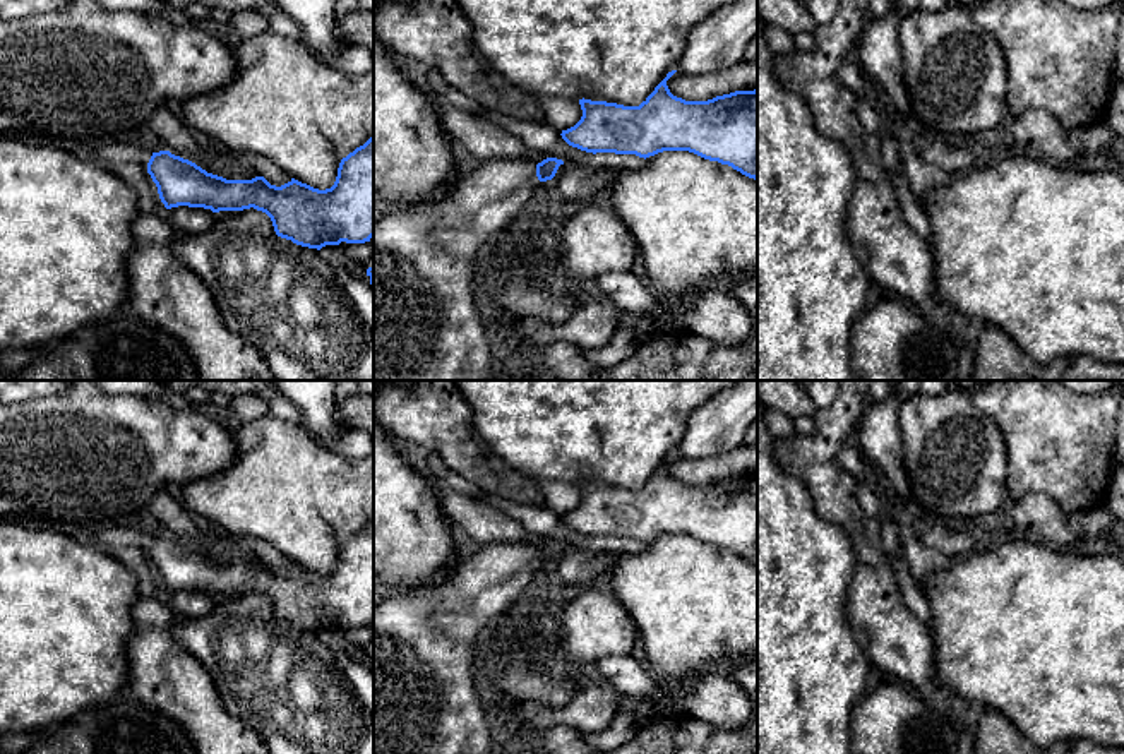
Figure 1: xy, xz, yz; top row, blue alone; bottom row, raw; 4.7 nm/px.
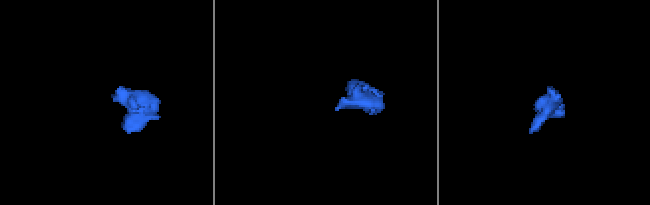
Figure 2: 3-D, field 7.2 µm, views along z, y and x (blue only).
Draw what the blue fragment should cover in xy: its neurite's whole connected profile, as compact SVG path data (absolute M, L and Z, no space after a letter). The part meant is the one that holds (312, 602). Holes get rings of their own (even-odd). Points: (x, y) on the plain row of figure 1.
M374 519L341 543L336 566L326 574L314 572L295 562L281 571L271 569L264 560L226 564L170 535L151 536L146 531L113 524L96 530L94 540L96 547L101 548L132 545L144 550L156 567L166 593L188 589L219 596L254 591L271 601L278 620L317 634L341 625L365 627L374 620Z

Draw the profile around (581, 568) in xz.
M564 547L552 566L564 583L584 589L603 584L620 555L617 552L589 552Z

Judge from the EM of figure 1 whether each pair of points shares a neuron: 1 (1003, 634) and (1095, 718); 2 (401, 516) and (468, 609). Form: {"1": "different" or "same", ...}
{"1": "same", "2": "different"}

